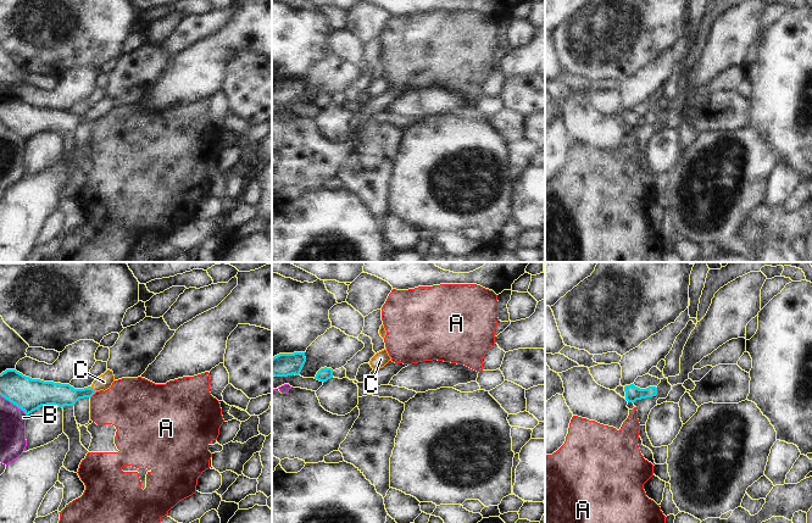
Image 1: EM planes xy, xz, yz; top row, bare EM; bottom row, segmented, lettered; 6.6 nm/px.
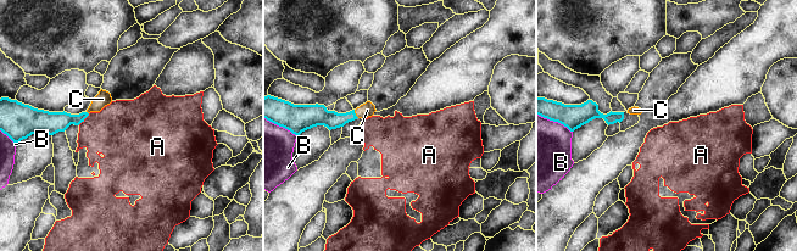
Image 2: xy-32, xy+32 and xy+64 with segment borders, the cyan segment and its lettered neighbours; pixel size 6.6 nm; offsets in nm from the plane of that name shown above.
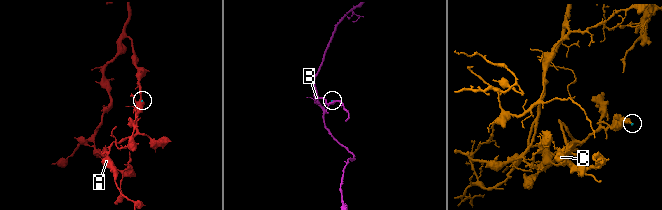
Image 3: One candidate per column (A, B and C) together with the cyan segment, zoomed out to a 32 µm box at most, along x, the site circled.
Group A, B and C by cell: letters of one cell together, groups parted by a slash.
A / B / C

